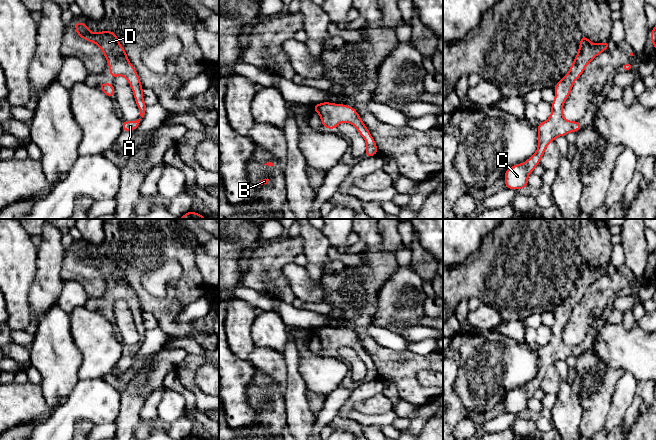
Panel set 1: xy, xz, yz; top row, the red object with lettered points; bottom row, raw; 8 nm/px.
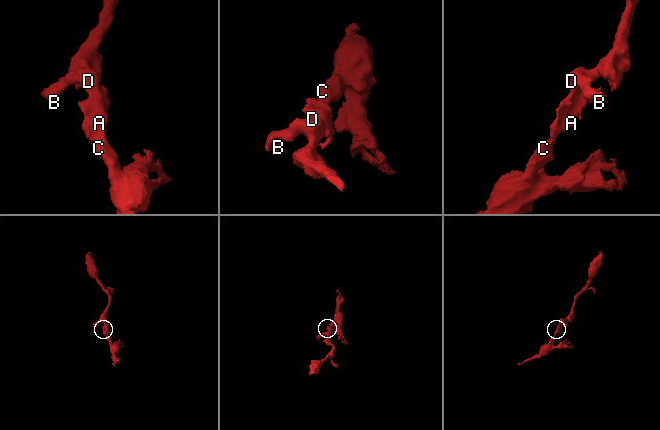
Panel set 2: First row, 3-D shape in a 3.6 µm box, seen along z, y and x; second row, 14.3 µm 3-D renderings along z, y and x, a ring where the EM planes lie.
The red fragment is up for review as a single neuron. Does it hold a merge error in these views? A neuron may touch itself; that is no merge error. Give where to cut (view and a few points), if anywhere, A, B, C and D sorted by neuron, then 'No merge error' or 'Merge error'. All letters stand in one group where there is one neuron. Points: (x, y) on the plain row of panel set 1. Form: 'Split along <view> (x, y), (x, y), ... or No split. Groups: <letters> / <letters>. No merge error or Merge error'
No split. Groups: A B C D. No merge error

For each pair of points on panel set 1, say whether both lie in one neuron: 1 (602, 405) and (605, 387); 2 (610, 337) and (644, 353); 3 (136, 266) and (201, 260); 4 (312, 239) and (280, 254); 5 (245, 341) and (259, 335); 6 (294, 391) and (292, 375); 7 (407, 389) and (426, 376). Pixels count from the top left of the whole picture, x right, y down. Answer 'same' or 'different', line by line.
1: same
2: same
3: different
4: different
5: different
6: same
7: different

